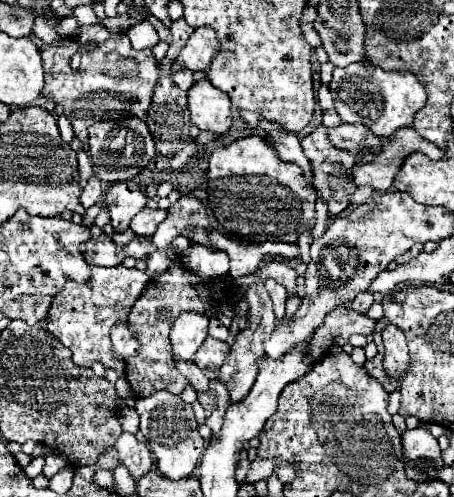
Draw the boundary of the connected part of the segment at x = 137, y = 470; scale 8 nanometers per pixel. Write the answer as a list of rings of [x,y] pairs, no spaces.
[[[123,433],[117,439],[115,449],[119,451],[121,465],[127,467],[127,471],[131,473],[131,477],[135,481],[139,481],[143,475],[147,475],[149,471],[153,471],[153,457],[151,457],[149,447],[147,447],[147,443],[137,441],[135,435]]]

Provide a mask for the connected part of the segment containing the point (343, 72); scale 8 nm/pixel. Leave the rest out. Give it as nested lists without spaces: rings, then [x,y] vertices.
[[[353,63],[345,69],[337,67],[329,89],[341,121],[361,123],[381,139],[391,137],[397,129],[411,125],[415,113],[427,103],[427,93],[413,73],[383,71],[371,63]]]

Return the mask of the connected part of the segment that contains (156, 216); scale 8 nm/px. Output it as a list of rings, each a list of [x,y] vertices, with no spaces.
[[[145,207],[141,213],[137,213],[129,225],[129,229],[135,233],[135,235],[143,235],[143,237],[151,237],[157,229],[157,225],[165,219],[165,211],[161,209],[149,209]]]

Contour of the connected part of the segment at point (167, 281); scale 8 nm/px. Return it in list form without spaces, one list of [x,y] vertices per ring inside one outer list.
[[[173,265],[167,273],[159,275],[157,279],[149,281],[143,295],[137,299],[137,303],[131,307],[129,325],[141,335],[141,351],[135,357],[125,359],[125,379],[135,393],[135,397],[147,397],[155,391],[169,391],[173,395],[179,395],[187,383],[181,373],[175,373],[173,367],[173,355],[169,355],[169,329],[171,323],[183,313],[183,311],[199,311],[205,313],[213,303],[203,303],[197,297],[197,291],[193,289],[193,283],[199,283],[201,279],[183,269],[181,265]]]

